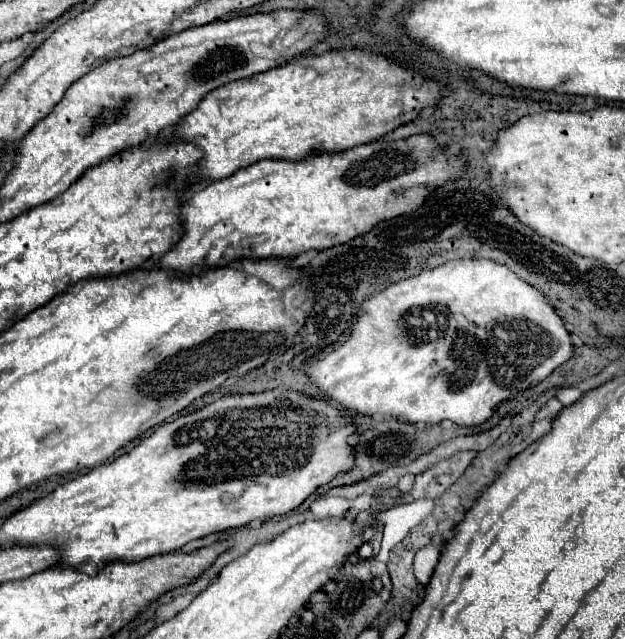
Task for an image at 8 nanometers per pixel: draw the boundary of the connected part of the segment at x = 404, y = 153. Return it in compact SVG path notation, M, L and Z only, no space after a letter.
M413 134L403 140L375 140L369 144L361 144L359 148L349 148L347 152L335 152L335 156L311 156L311 160L303 160L303 164L287 164L287 160L259 160L259 164L251 164L251 168L243 168L243 172L235 172L235 176L229 176L227 180L217 180L215 184L209 184L205 190L191 194L183 206L181 206L181 218L185 222L185 234L183 238L157 260L159 266L163 268L177 268L181 272L189 272L193 266L209 266L209 268L219 268L227 266L229 262L237 258L295 258L301 252L309 250L325 250L337 244L345 244L347 240L353 240L355 236L361 236L361 232L369 232L375 224L383 220L393 220L395 216L405 216L415 212L415 208L423 206L423 200L427 200L427 194L431 194L437 186L443 186L451 180L463 178L467 172L467 158L463 154L453 156L447 152L447 146L439 142L435 136L429 134Z

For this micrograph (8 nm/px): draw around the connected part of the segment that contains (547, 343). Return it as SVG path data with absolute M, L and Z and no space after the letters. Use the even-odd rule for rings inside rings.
M481 258L481 260L453 260L435 270L425 270L419 276L401 280L381 292L375 292L373 296L369 296L363 302L361 316L351 326L351 334L343 334L335 346L327 348L321 356L311 360L311 364L307 364L307 368L305 368L305 372L313 382L319 384L319 388L333 402L337 402L341 408L347 408L351 412L359 412L359 414L367 414L367 416L389 414L393 418L405 416L411 422L423 422L423 424L439 424L443 420L451 420L459 426L479 426L493 416L493 408L497 404L501 404L503 400L509 400L511 396L515 396L521 390L537 386L541 380L545 380L555 368L559 368L571 356L573 356L571 334L567 332L563 320L557 316L555 308L551 308L551 304L547 304L545 296L535 286L531 286L525 280L521 280L519 276L515 276L515 272L511 272L507 266L497 264L495 260Z

